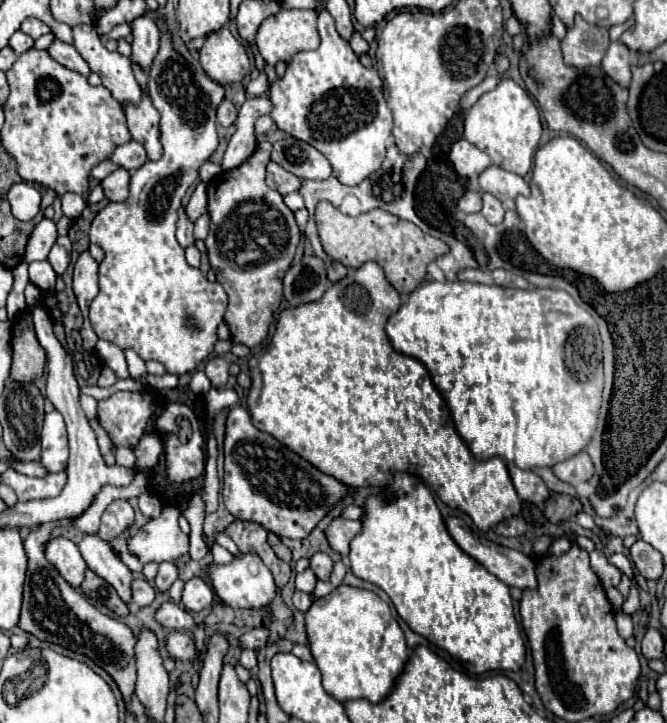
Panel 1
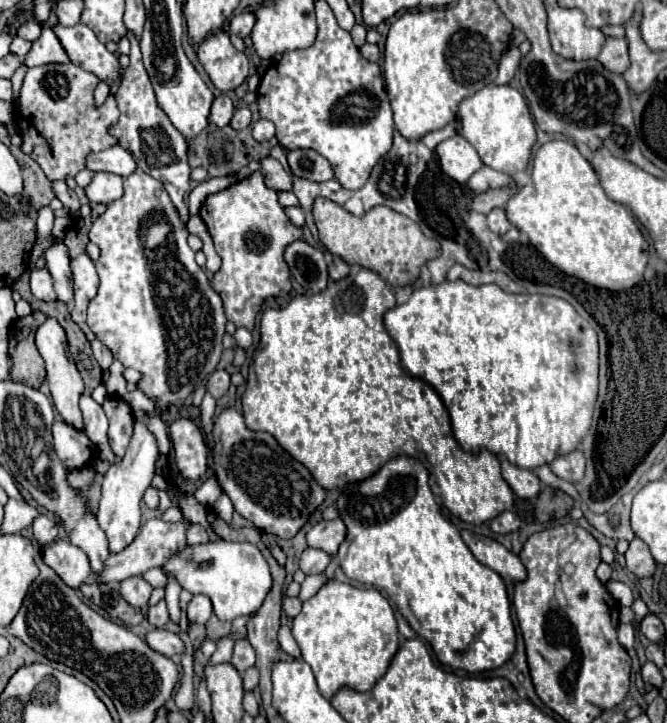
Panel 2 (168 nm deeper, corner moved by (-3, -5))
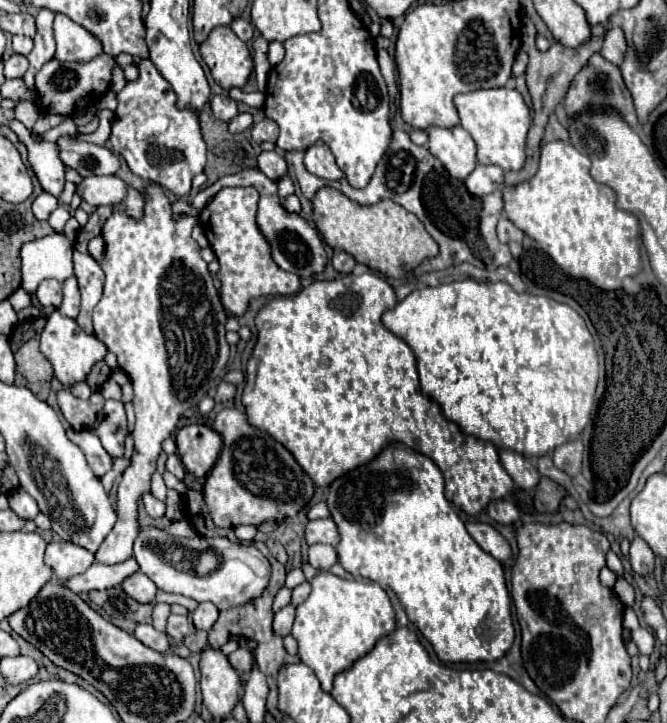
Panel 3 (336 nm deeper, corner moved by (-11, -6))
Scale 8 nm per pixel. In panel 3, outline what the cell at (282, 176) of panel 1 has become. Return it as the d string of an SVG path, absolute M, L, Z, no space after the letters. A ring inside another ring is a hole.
M261 152L259 154L259 170L273 182L287 174L287 164L277 152Z

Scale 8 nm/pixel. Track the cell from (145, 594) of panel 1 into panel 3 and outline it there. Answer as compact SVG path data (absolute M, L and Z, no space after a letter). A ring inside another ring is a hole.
M135 572L131 574L129 578L123 580L123 590L137 602L141 604L153 604L155 602L155 594L157 594L157 588L155 584L143 574L143 572Z

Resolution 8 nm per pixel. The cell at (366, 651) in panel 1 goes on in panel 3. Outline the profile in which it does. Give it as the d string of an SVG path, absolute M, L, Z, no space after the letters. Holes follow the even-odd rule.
M319 572L311 580L309 598L297 606L293 636L299 642L299 658L319 678L321 688L331 692L337 674L349 670L359 658L397 628L395 610L387 592L365 580L343 580L331 572Z

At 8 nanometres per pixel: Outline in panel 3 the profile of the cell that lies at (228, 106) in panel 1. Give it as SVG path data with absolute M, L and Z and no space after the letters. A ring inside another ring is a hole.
M221 94L221 96L213 96L209 104L211 104L213 116L215 116L217 120L231 122L231 120L239 114L239 110L237 110L237 102L235 102L233 98L225 96L225 94Z

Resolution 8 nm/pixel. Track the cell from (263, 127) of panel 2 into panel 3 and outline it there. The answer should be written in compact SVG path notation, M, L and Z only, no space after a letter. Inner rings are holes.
M263 118L259 122L255 122L251 126L251 136L255 142L277 142L277 136L279 136L279 126L269 120L269 118Z

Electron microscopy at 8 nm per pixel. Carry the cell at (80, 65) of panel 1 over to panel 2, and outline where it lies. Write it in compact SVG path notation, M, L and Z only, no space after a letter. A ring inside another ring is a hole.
M47 27L41 29L41 37L33 41L31 51L25 55L23 65L25 67L35 67L35 65L45 65L45 63L69 63L67 53L63 51L59 39L55 33Z

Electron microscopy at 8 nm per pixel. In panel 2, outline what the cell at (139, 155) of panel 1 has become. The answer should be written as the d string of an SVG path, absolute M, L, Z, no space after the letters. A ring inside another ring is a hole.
M113 145L99 153L87 155L87 169L91 171L107 171L121 177L127 177L135 171L135 161L131 153L119 145Z

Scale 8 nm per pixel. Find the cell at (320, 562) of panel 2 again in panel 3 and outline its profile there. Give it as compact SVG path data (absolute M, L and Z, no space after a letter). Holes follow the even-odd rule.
M313 544L309 546L309 564L315 570L327 572L337 562L337 550L329 544Z

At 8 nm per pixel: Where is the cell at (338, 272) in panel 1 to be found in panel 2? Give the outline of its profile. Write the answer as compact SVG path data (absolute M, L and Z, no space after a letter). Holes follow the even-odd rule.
M333 257L333 263L329 265L329 277L333 279L333 281L337 281L337 279L343 279L343 277L347 277L349 275L349 265L341 259L341 257Z

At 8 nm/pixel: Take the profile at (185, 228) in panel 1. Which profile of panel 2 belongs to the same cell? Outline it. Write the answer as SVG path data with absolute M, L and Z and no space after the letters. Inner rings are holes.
M127 33L129 41L131 41L131 63L125 71L125 77L115 93L115 101L117 107L121 111L119 121L115 125L109 127L109 135L117 139L117 145L125 147L135 163L137 169L145 171L147 175L153 175L155 179L159 179L165 185L165 191L169 193L171 201L175 203L181 219L187 223L189 221L189 211L187 211L187 203L185 203L185 193L191 189L191 167L187 161L187 139L173 127L173 123L169 121L169 117L165 115L165 111L157 105L149 75L143 67L141 61L141 51L139 51L139 39L133 33Z

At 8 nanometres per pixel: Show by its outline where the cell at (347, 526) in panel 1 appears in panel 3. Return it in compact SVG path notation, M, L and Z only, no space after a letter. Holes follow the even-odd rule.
M327 518L327 520L311 520L307 524L307 530L305 530L305 540L307 540L309 546L317 544L317 542L337 546L339 544L339 530L335 528L335 522L331 518Z

